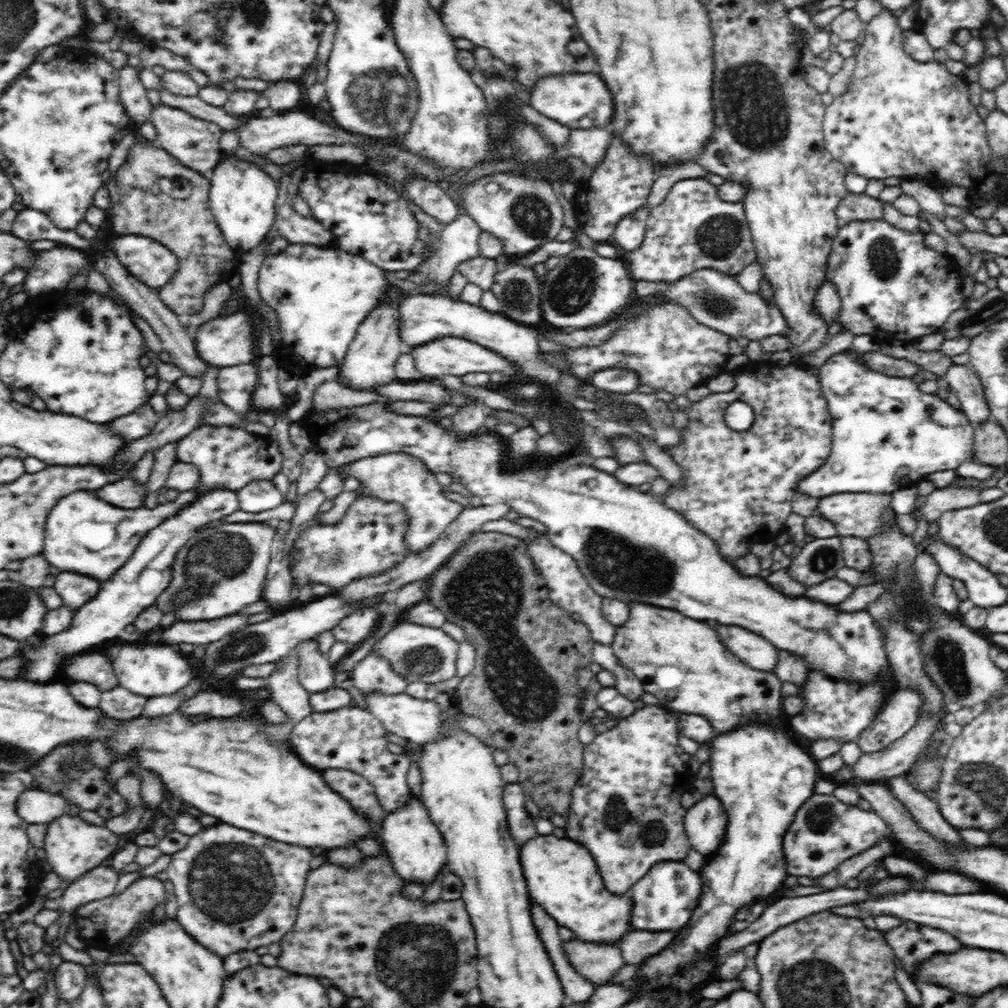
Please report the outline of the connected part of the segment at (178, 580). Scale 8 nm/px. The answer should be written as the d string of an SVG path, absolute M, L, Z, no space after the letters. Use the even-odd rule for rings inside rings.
M258 522L202 528L176 554L172 582L154 605L164 614L172 612L178 616L176 621L198 622L235 614L254 604L262 596L271 561L271 544L276 535L273 526Z

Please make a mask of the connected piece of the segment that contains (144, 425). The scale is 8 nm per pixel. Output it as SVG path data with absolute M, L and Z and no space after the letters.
M146 402L132 414L116 418L109 423L109 426L114 434L118 436L121 434L122 438L131 441L145 437L151 430L154 430L160 417L161 415Z

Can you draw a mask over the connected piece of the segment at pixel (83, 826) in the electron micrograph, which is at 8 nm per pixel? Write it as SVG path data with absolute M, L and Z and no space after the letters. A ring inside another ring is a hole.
M60 814L60 818L48 822L46 838L43 849L45 850L47 862L52 866L61 880L74 882L86 874L88 870L98 866L106 865L110 858L117 852L118 835L112 833L105 826L90 825L77 815Z

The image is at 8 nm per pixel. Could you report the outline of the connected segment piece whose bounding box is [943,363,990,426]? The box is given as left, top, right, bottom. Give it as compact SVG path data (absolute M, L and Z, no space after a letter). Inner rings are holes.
M952 363L943 376L955 390L961 410L974 426L989 420L990 409L981 380L970 366Z

